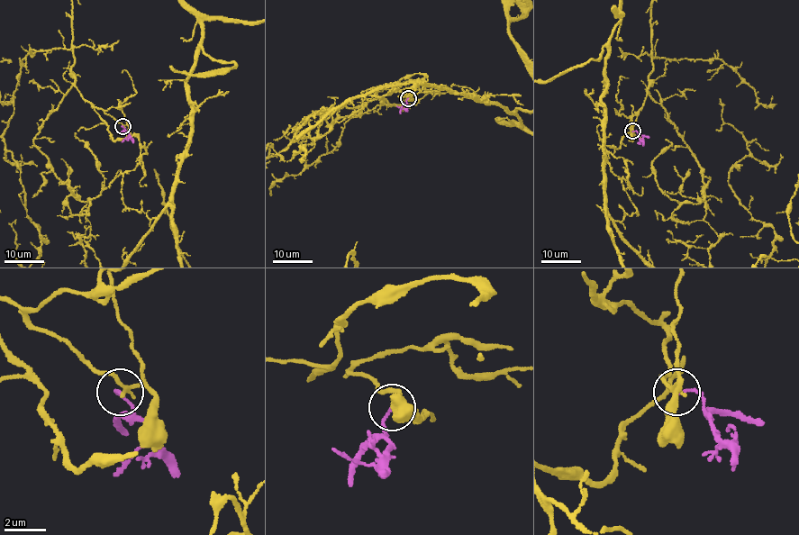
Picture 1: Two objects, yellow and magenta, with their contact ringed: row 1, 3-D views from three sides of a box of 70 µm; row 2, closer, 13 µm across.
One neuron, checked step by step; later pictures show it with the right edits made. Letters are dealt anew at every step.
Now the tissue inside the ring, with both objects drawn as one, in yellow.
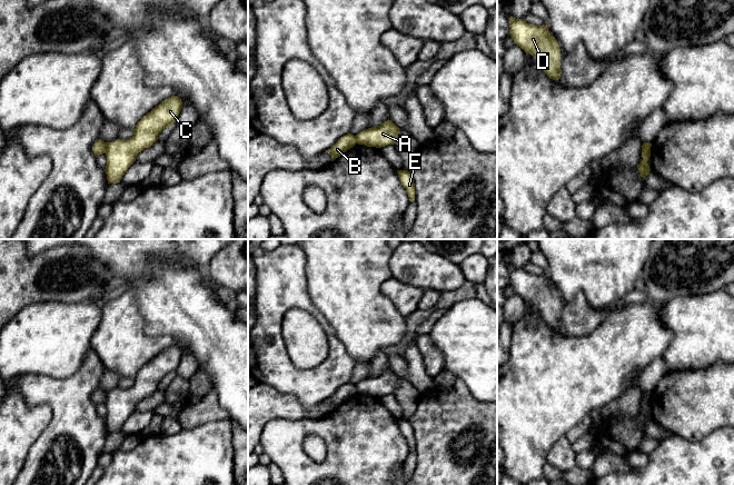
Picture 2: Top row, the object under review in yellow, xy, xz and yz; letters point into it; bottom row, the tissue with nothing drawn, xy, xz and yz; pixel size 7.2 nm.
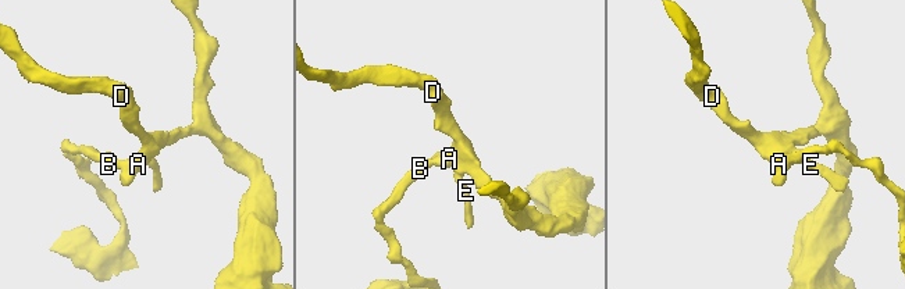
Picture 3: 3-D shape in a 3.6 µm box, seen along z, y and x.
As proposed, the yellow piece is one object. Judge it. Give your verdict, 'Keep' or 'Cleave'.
Cleave

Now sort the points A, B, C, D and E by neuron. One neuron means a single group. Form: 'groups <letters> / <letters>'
groups A C D E / B

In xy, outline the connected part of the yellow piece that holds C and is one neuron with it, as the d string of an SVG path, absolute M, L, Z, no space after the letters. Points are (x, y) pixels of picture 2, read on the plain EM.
M172 345L141 367L133 378L131 387L107 392L106 424L108 433L120 432L125 422L136 410L137 404L153 394L162 378L176 372L181 357L181 348Z

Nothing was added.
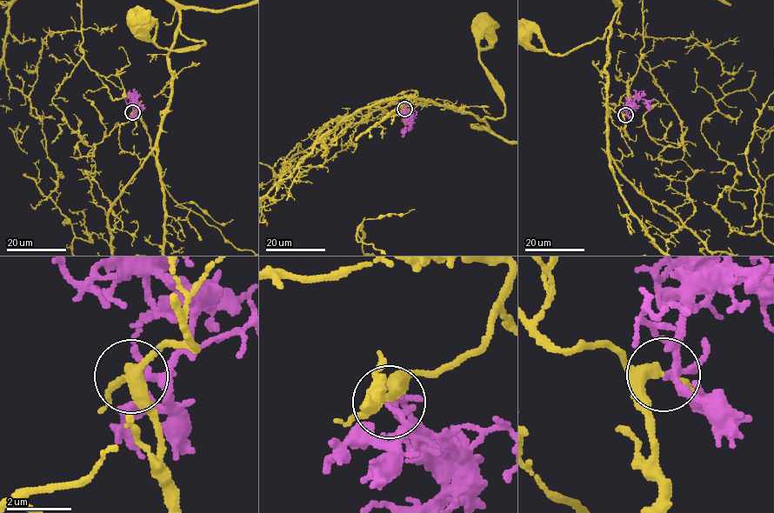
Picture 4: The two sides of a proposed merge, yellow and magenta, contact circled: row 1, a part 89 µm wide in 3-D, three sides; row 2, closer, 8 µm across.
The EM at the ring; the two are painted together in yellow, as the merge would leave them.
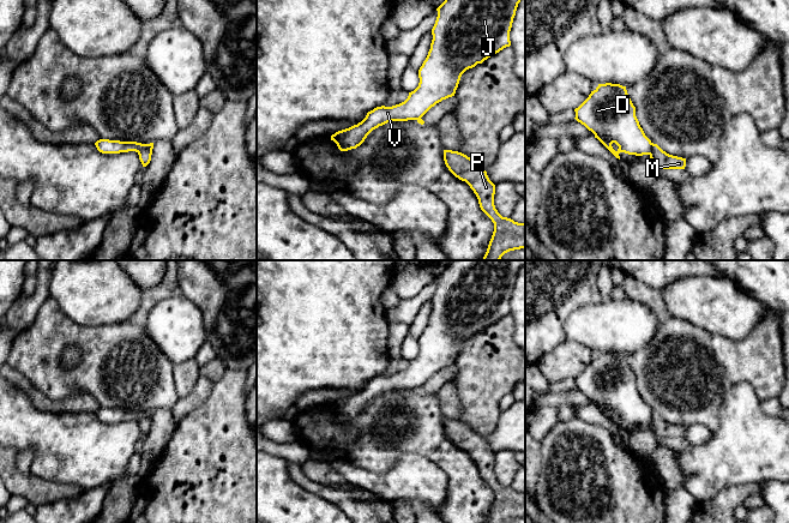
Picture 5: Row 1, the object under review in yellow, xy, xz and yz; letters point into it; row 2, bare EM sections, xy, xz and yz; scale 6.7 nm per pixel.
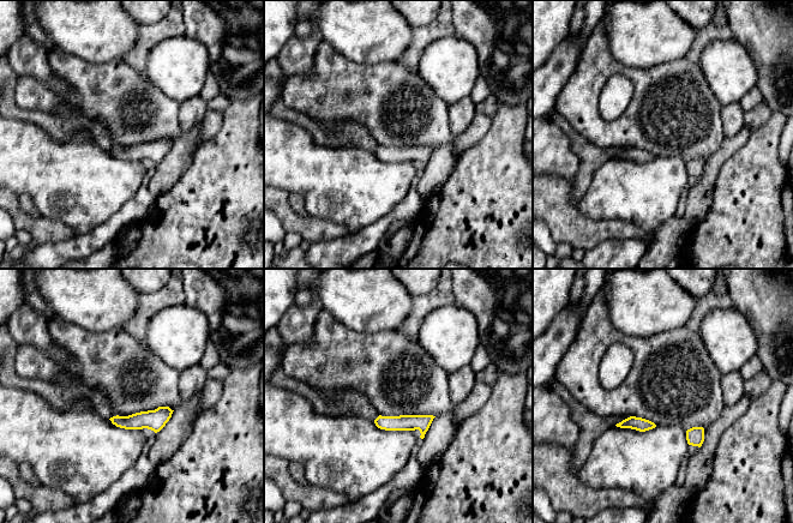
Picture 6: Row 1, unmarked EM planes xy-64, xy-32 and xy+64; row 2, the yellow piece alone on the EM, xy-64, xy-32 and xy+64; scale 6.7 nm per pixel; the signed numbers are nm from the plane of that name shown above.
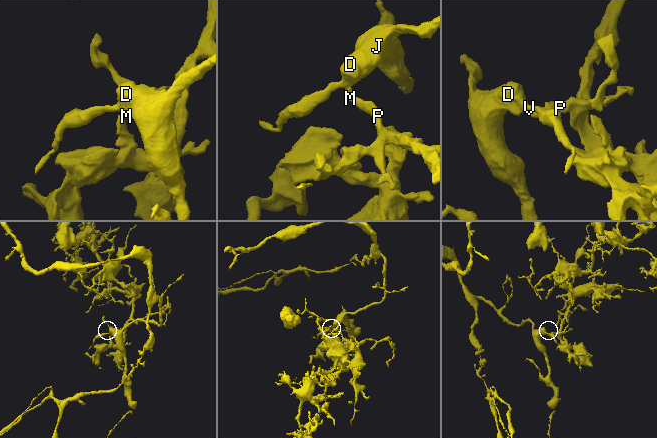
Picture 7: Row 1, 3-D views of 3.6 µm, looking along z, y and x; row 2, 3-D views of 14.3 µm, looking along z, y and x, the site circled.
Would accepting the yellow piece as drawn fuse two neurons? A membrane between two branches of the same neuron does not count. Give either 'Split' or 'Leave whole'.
Split

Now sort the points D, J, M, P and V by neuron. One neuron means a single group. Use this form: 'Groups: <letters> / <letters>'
Groups: D J V / M P

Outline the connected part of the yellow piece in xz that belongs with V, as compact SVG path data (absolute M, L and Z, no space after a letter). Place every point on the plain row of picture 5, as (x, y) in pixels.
M451 260L436 277L438 285L432 297L433 308L426 329L418 338L418 355L408 367L392 375L377 375L366 386L349 397L331 404L341 420L360 415L367 404L379 395L392 390L421 387L436 372L454 365L462 343L482 332L492 324L511 314L510 300L518 272L525 260Z

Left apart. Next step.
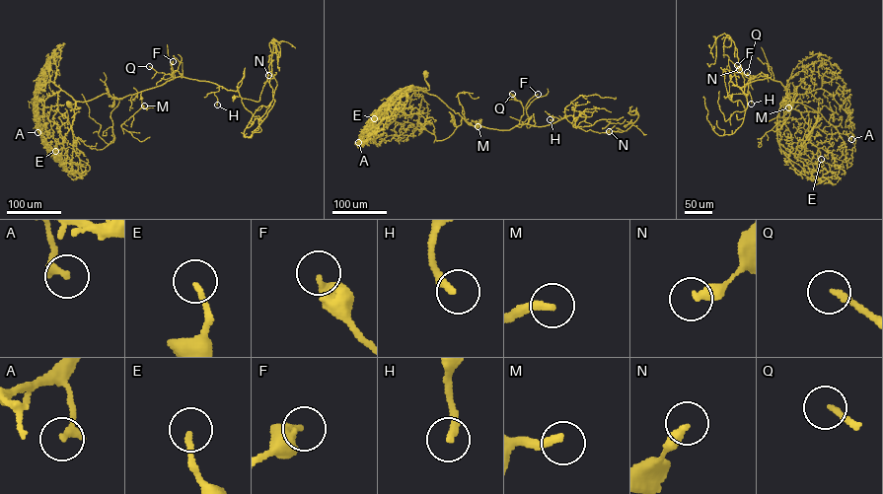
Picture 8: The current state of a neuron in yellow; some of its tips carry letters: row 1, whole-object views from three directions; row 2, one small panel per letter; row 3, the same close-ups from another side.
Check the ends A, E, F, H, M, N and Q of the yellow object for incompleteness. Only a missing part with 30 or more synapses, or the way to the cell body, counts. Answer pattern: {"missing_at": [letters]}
{"missing_at": ["H", "M", "Q"]}

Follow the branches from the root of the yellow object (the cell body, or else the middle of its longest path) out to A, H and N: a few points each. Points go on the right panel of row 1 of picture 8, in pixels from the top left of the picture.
A: (762, 117), (769, 121), (776, 118), (782, 103), (800, 111), (818, 112), (839, 133), (851, 139)
H: (762, 117), (776, 118), (784, 100), (788, 103), (784, 87), (767, 77), (750, 82), (751, 104)
N: (762, 117), (776, 118), (790, 97), (780, 82), (767, 77), (739, 88), (745, 96), (739, 69)

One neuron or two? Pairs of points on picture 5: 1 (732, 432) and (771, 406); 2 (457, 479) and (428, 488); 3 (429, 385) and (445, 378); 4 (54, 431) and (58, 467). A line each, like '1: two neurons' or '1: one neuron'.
1: two neurons
2: two neurons
3: one neuron
4: one neuron

